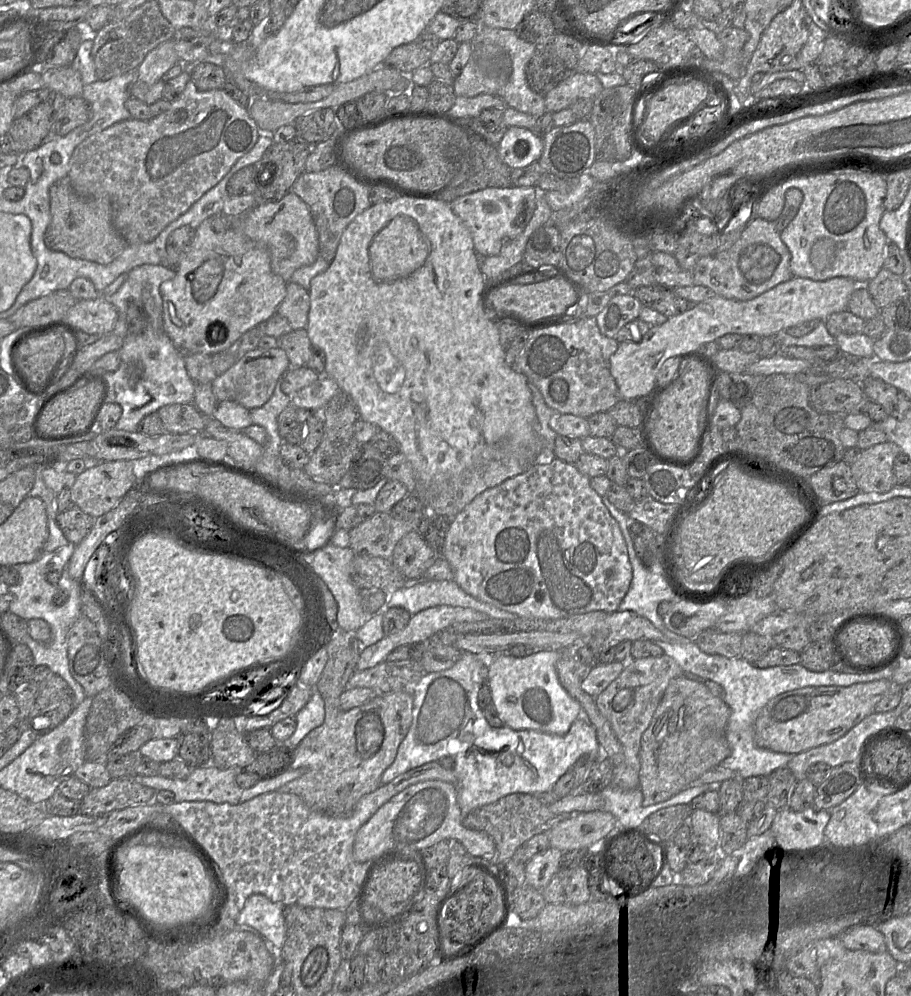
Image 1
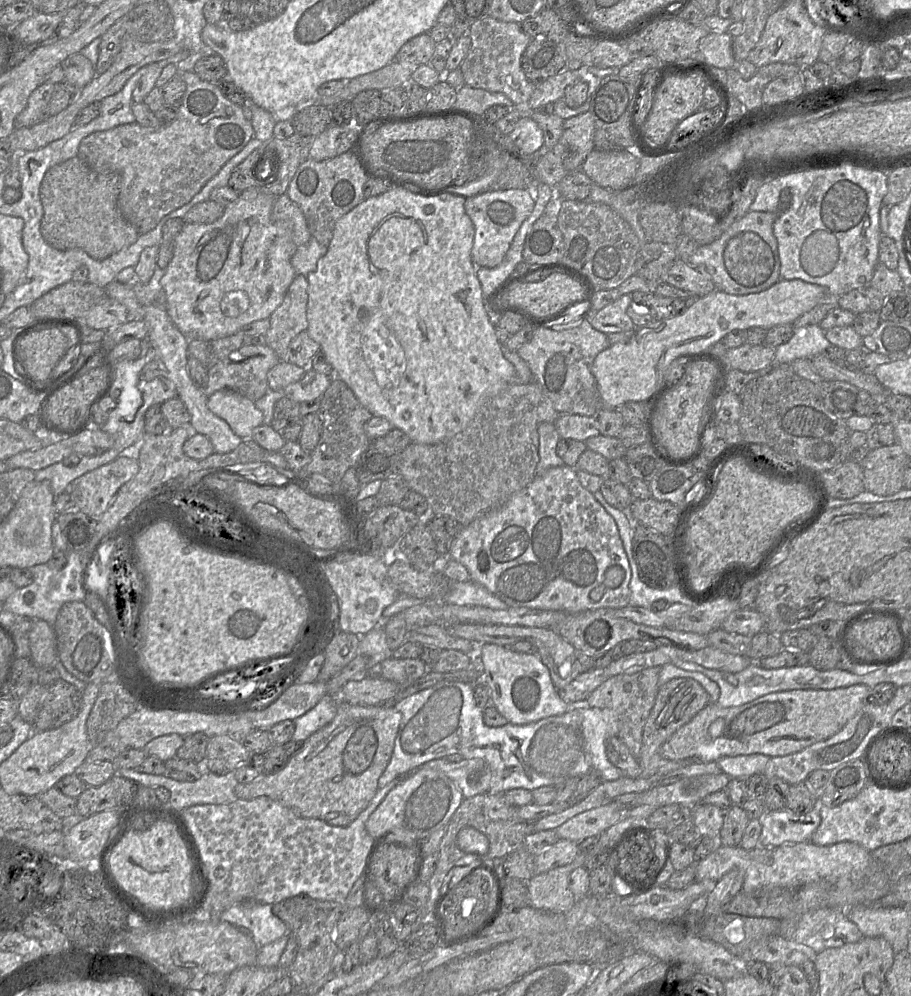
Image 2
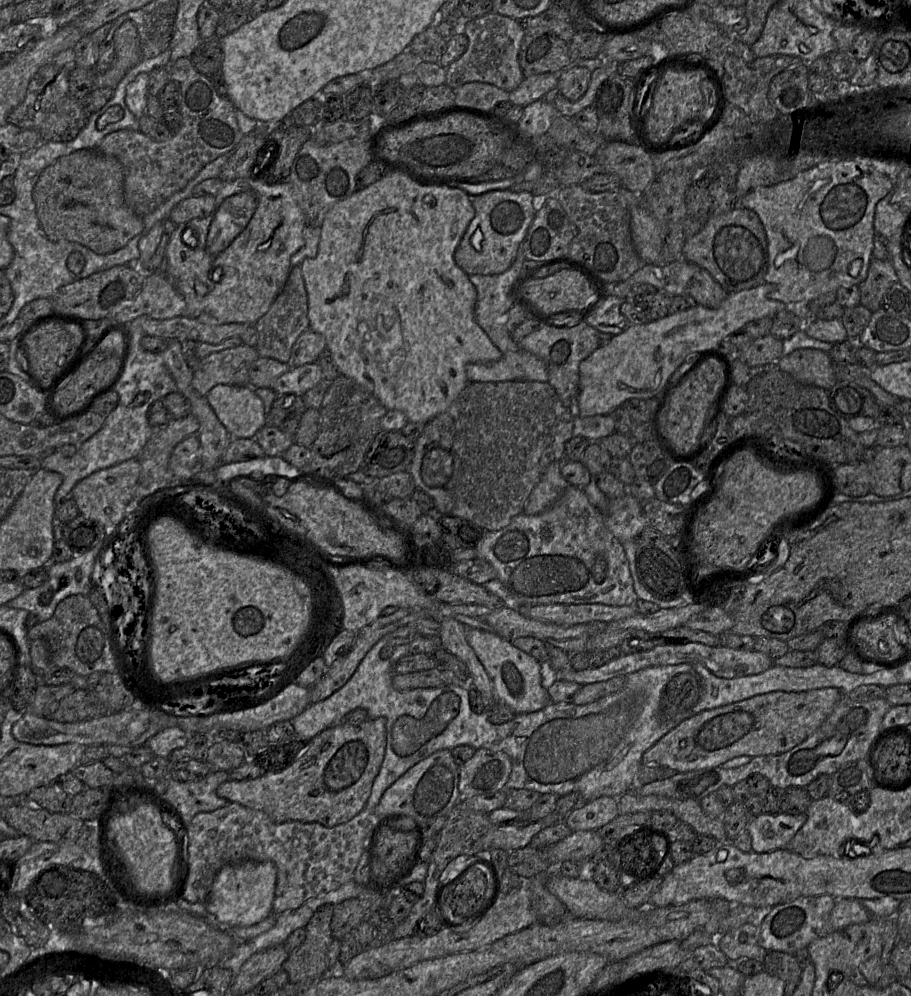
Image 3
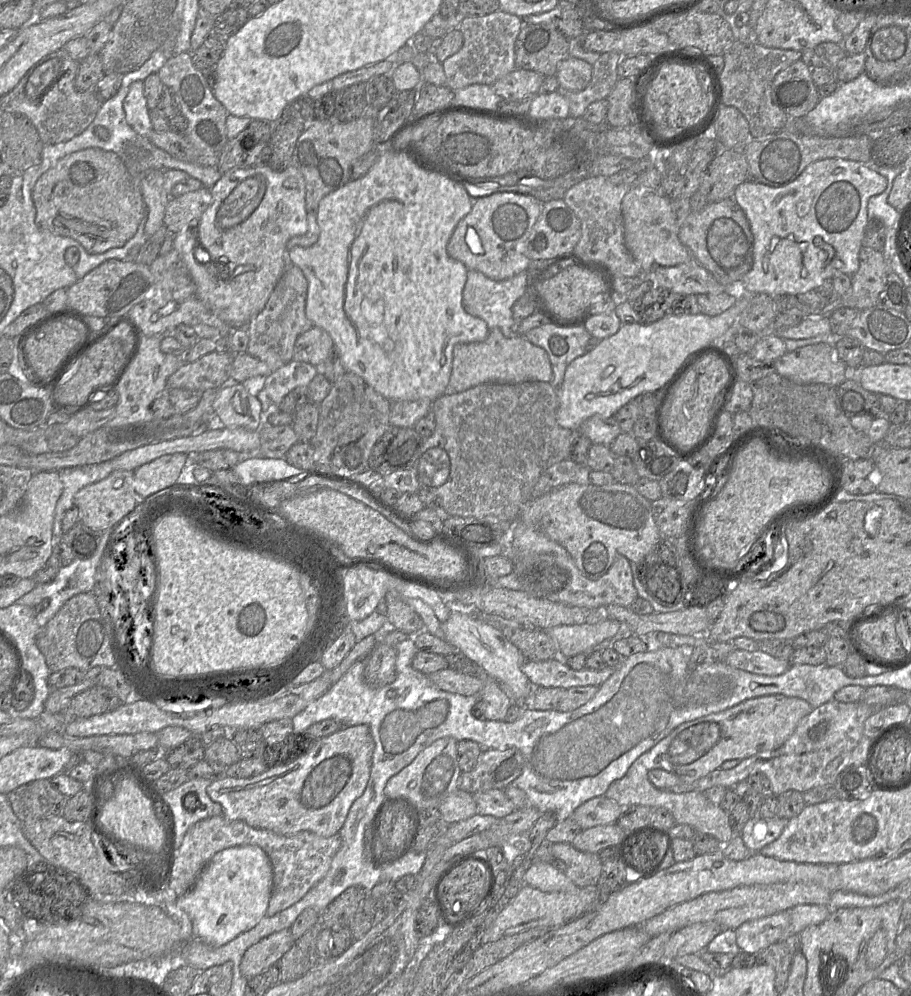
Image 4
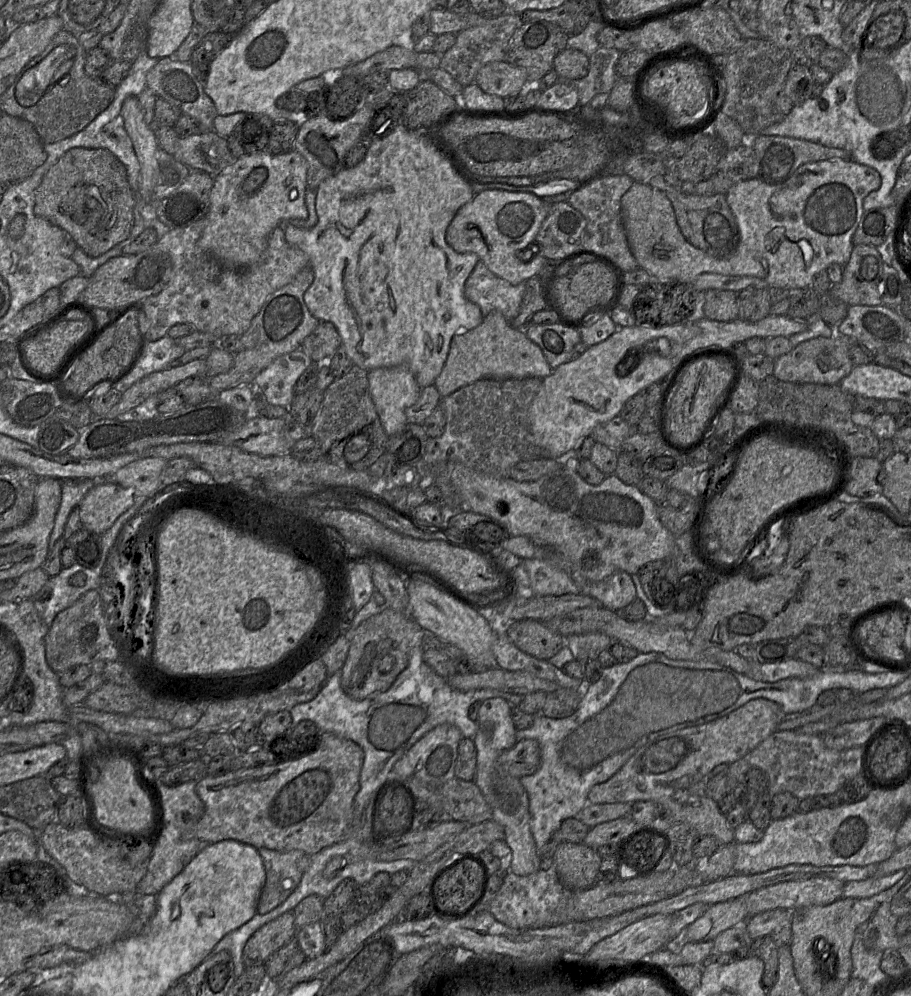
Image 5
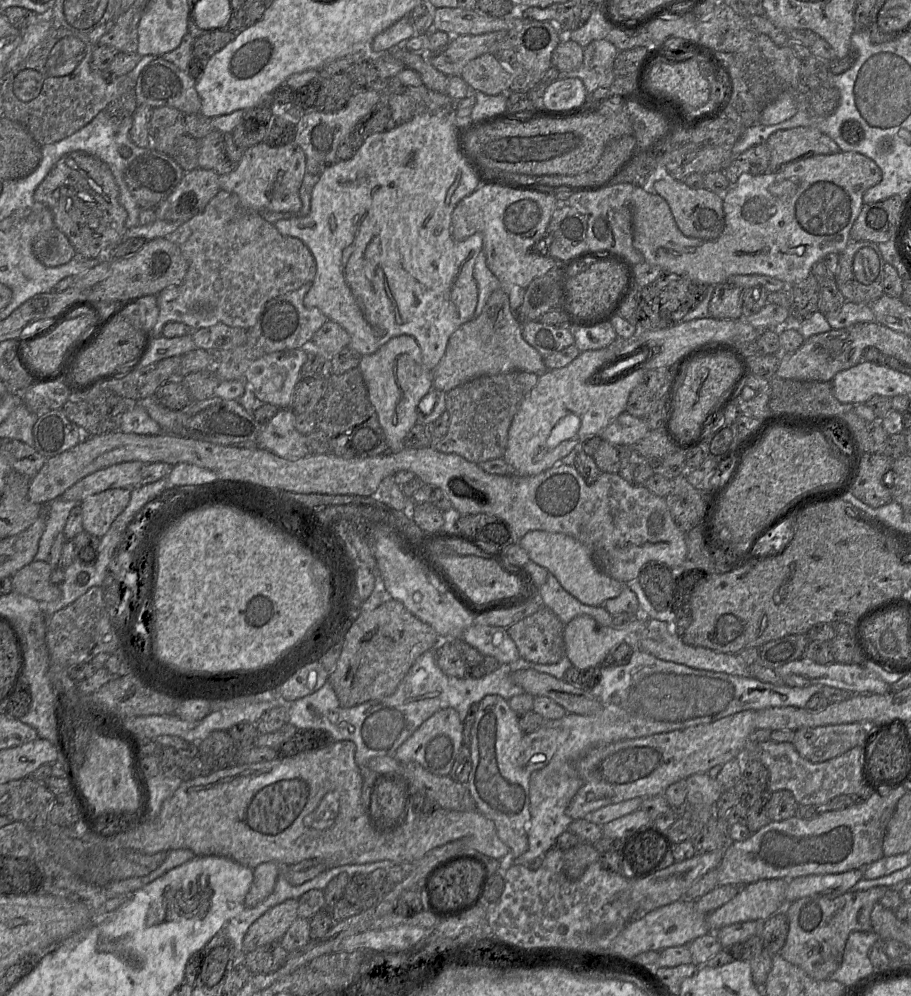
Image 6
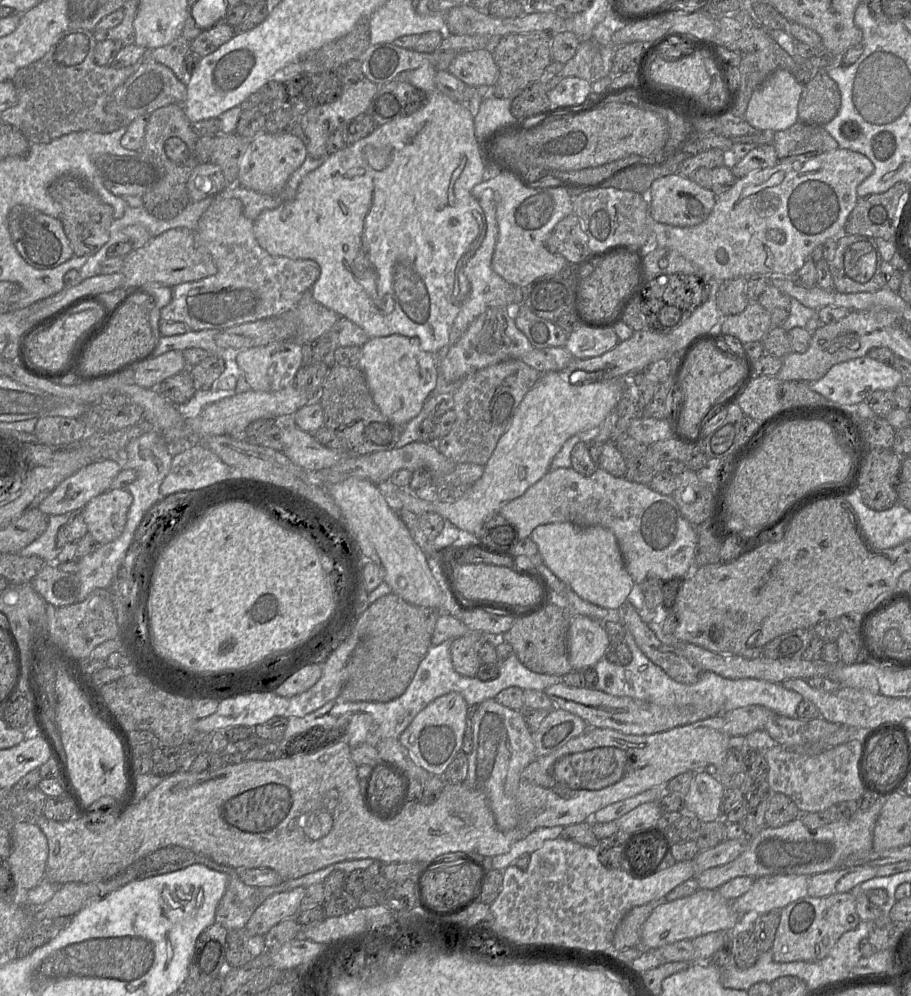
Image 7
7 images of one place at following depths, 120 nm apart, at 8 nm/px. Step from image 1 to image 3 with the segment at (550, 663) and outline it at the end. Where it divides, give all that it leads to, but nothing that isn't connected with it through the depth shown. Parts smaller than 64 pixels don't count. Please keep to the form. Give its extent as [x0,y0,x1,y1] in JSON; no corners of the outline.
[466,628,551,714]

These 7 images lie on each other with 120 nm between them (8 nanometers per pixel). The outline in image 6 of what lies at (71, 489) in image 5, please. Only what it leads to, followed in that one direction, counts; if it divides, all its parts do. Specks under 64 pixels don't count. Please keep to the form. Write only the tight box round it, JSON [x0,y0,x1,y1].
[34,498,81,561]

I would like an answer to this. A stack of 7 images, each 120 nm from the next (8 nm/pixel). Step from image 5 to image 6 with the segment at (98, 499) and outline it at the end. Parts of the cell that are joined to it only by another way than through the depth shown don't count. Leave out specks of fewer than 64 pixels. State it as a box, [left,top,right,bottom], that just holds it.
[80,488,131,537]

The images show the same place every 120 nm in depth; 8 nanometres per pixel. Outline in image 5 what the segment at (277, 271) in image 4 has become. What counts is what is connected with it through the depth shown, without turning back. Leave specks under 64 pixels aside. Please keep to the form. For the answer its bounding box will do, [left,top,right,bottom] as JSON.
[198,151,307,269]

